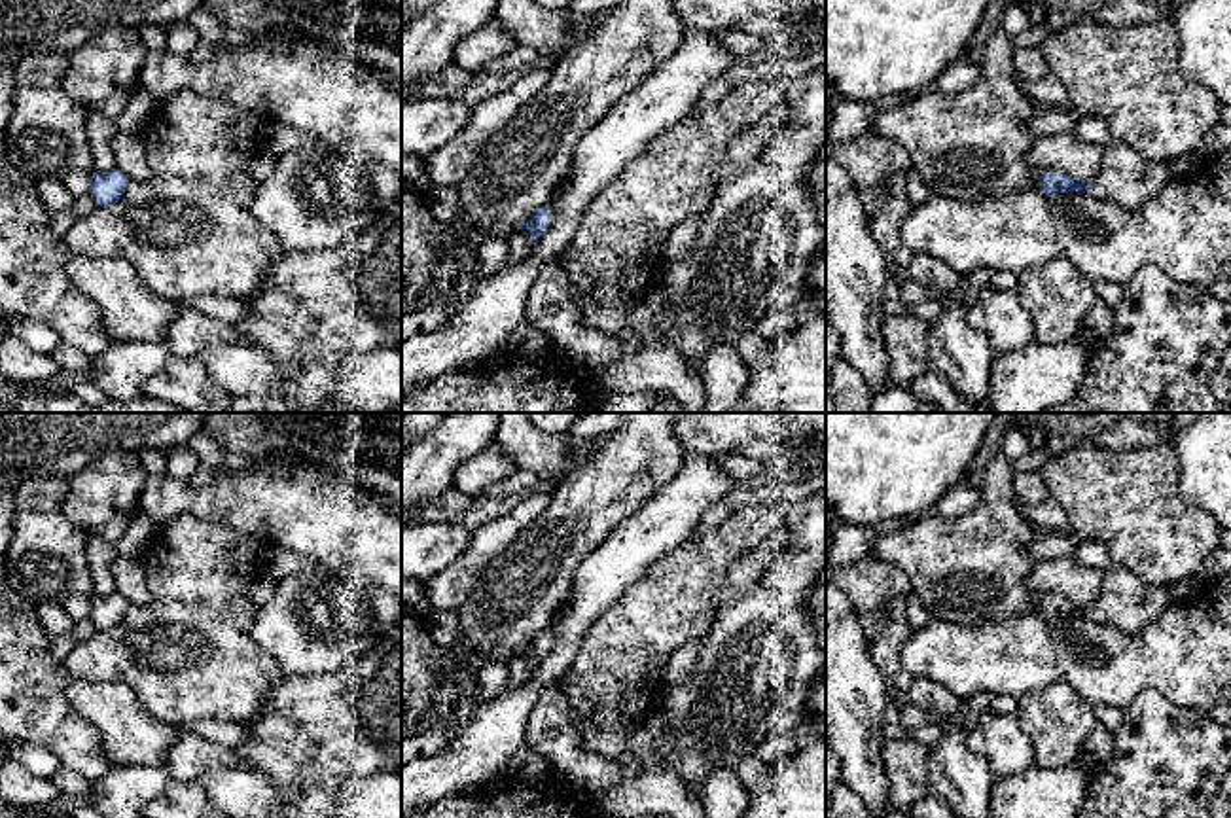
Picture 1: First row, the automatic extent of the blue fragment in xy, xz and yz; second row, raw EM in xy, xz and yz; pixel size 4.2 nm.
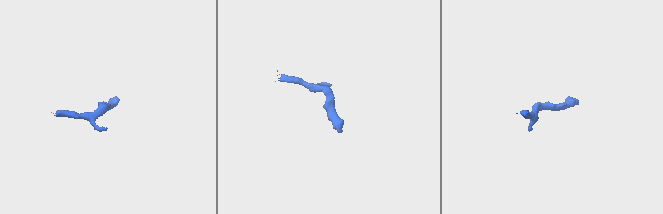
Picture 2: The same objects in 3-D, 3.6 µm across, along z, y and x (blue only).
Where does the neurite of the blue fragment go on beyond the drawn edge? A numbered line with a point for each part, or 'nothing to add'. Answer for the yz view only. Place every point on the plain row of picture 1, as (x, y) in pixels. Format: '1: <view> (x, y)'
1: yz (1129, 603)

